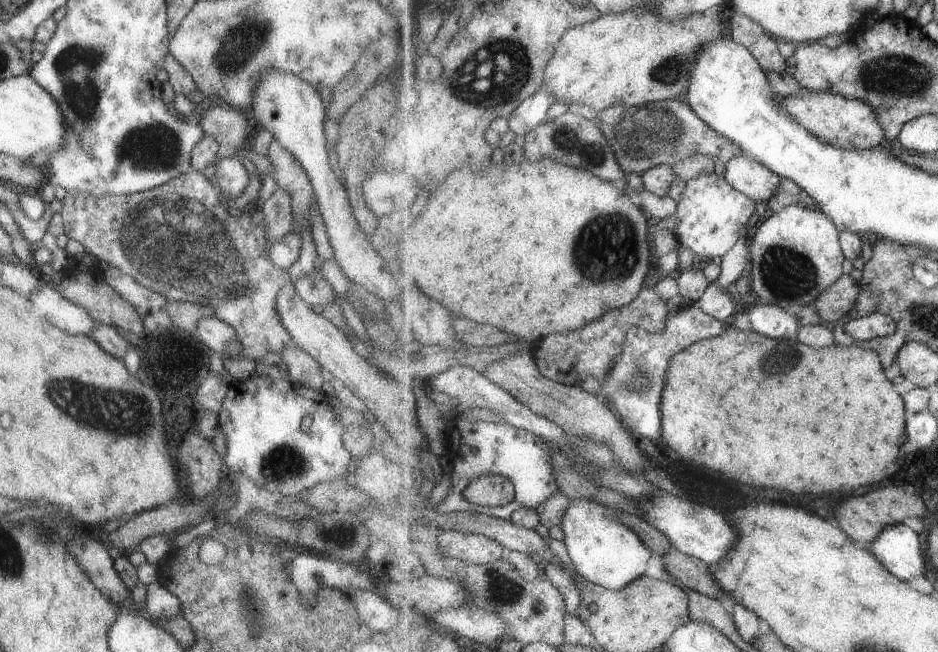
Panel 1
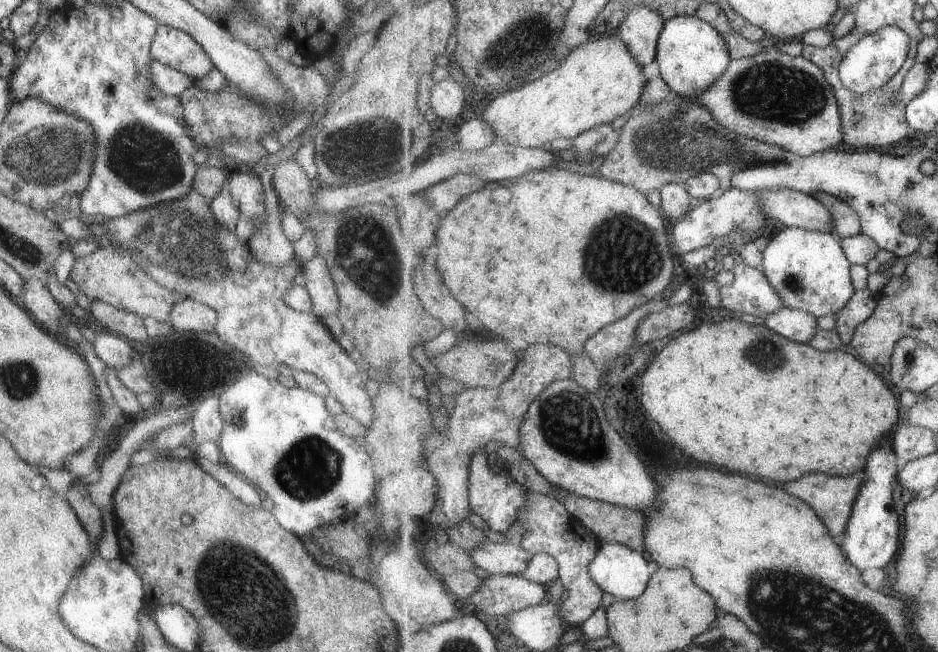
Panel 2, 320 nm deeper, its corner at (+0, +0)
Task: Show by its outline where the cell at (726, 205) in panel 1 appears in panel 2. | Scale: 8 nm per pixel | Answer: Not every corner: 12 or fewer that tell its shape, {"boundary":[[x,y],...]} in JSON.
{"boundary":[[733,266],[721,306],[767,318],[786,306],[763,268]]}

